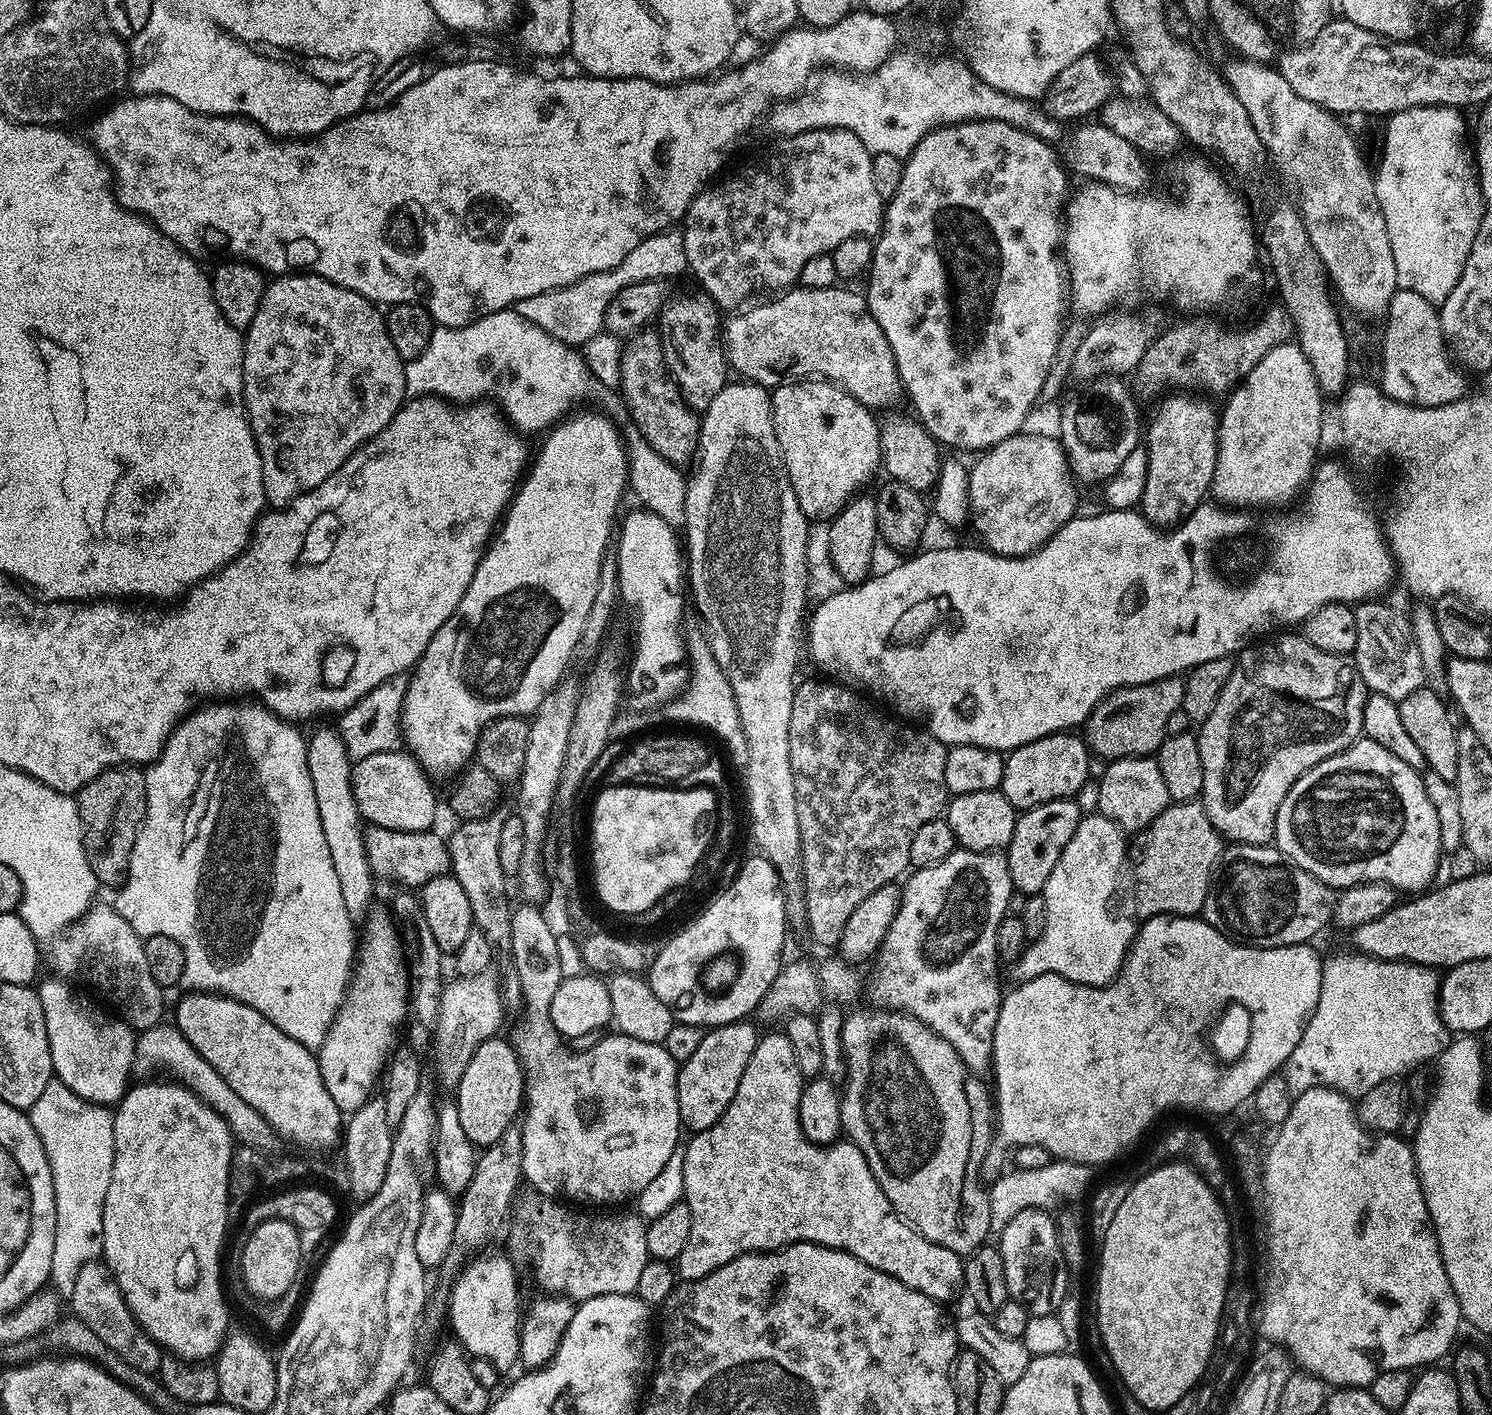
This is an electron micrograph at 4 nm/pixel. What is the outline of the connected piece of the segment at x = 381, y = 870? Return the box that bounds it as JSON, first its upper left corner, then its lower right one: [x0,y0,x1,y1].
[364,827,452,889]

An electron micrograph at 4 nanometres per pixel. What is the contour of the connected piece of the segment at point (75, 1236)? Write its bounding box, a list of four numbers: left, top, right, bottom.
[27,1078,114,1298]

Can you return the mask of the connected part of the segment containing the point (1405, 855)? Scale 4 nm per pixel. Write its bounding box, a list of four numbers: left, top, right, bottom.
[1274,738,1442,894]

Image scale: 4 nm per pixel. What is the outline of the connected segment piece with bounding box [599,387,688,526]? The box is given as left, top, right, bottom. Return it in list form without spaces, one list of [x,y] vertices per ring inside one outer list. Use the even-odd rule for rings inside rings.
[[[601,387],[599,393],[601,404],[599,407],[617,425],[623,426],[622,435],[628,449],[628,483],[631,495],[633,492],[640,499],[639,503],[643,507],[649,508],[654,514],[658,514],[658,518],[663,518],[668,524],[683,525],[686,490],[688,489],[685,473],[680,473],[683,471],[677,465],[666,462],[666,458],[662,458],[662,454],[658,454],[658,450],[654,450],[654,446],[650,446],[650,442],[646,442],[646,438],[638,430],[638,426],[629,422],[628,409],[619,391]]]

